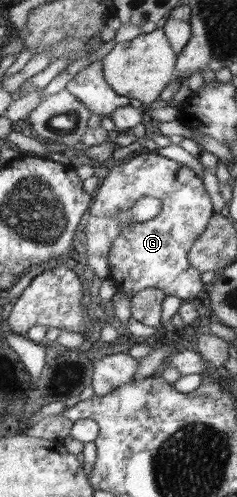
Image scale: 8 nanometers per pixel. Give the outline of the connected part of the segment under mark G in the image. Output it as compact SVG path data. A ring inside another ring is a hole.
M151 152L137 155L129 162L110 164L109 174L94 193L95 201L89 210L91 216L117 216L144 197L156 197L163 203L162 210L152 220L128 224L115 238L109 262L110 278L114 280L118 292L131 298L145 288L159 288L166 295L182 300L198 298L204 286L202 272L191 265L188 253L207 229L214 210L211 194L204 190L196 172L192 172L188 166L180 166L177 161Z

